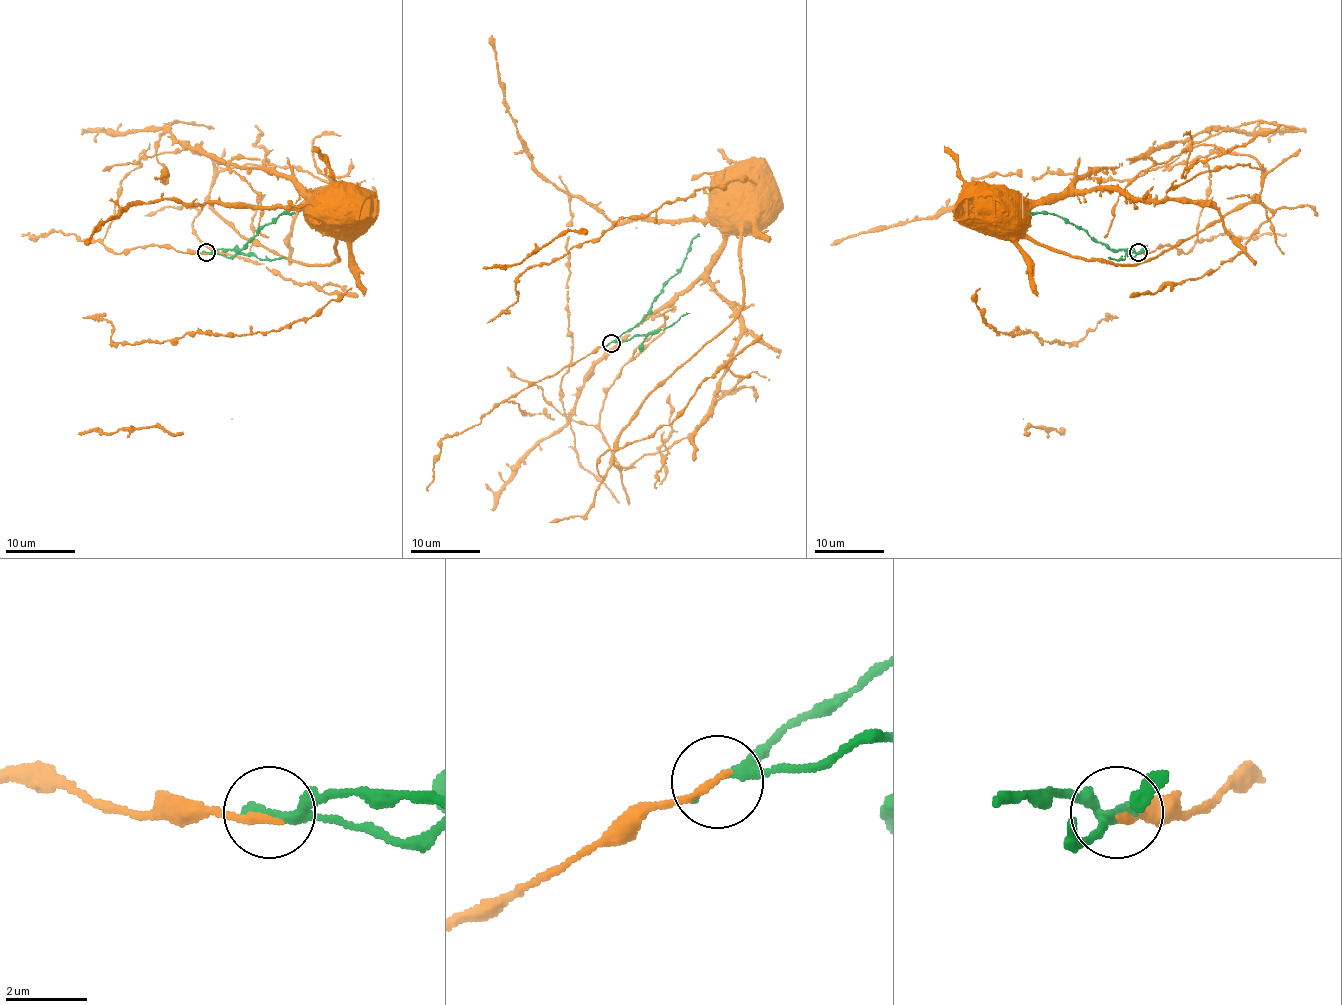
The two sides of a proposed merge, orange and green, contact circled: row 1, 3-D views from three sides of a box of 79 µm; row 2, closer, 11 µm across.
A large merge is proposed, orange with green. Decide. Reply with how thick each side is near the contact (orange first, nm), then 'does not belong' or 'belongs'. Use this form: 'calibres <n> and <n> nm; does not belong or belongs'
calibres 220 and 200 nm; does not belong

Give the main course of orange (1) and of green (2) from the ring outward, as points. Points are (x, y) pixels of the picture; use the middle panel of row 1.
1: (610, 343), (506, 400), (593, 424), (619, 466), (615, 440), (640, 405), (738, 312), (740, 234), (763, 179)
2: (610, 343), (631, 331), (645, 315), (653, 298), (685, 260), (690, 243), (698, 234)

